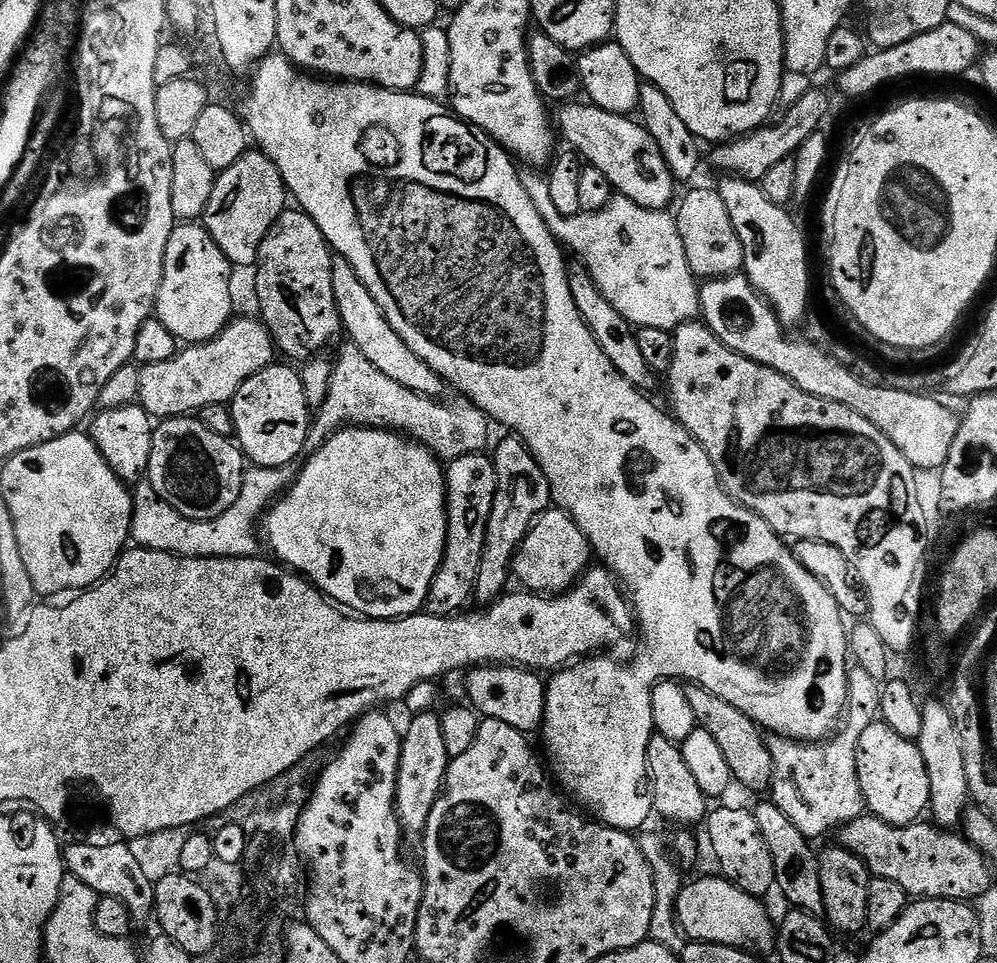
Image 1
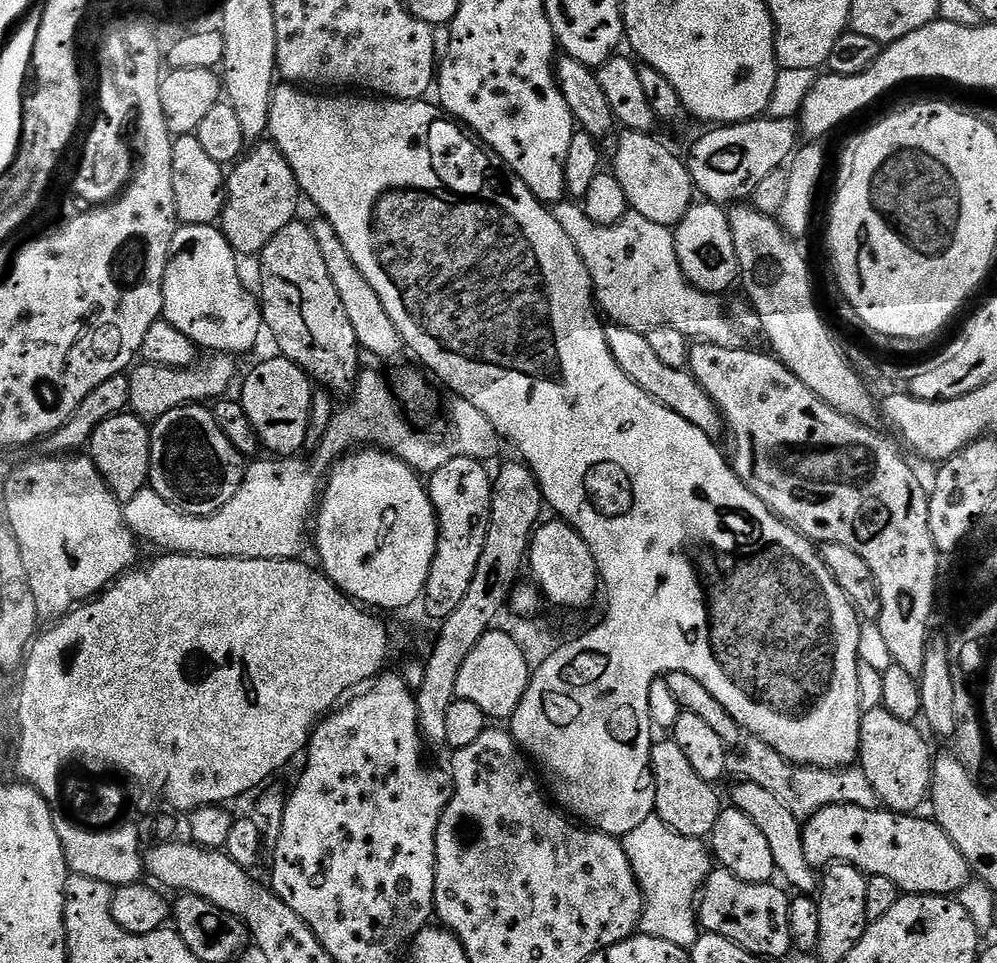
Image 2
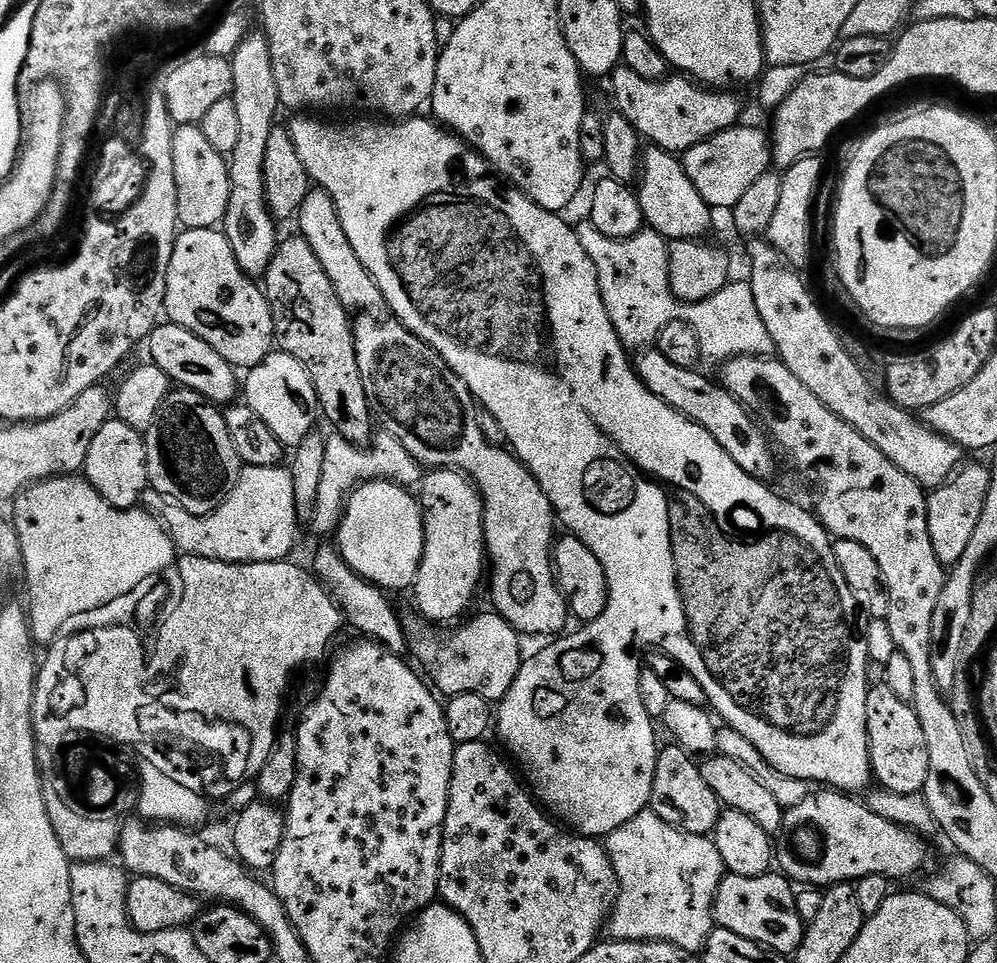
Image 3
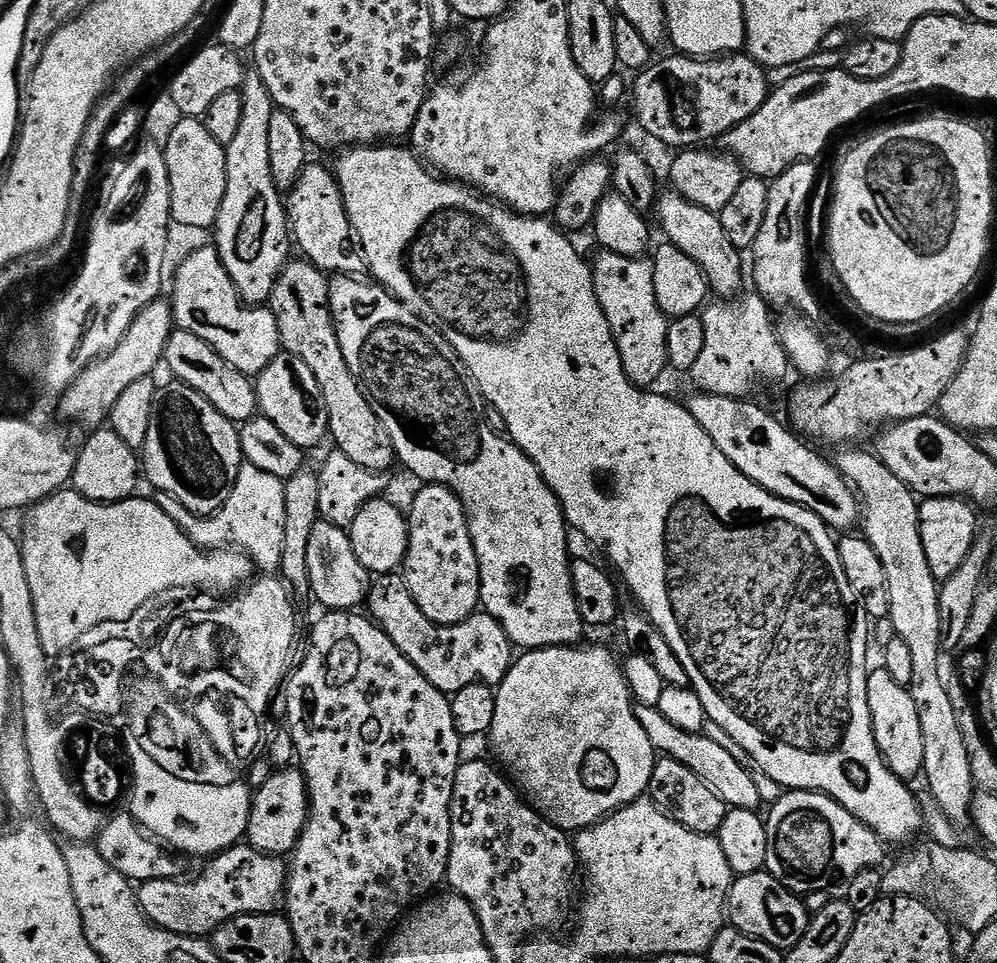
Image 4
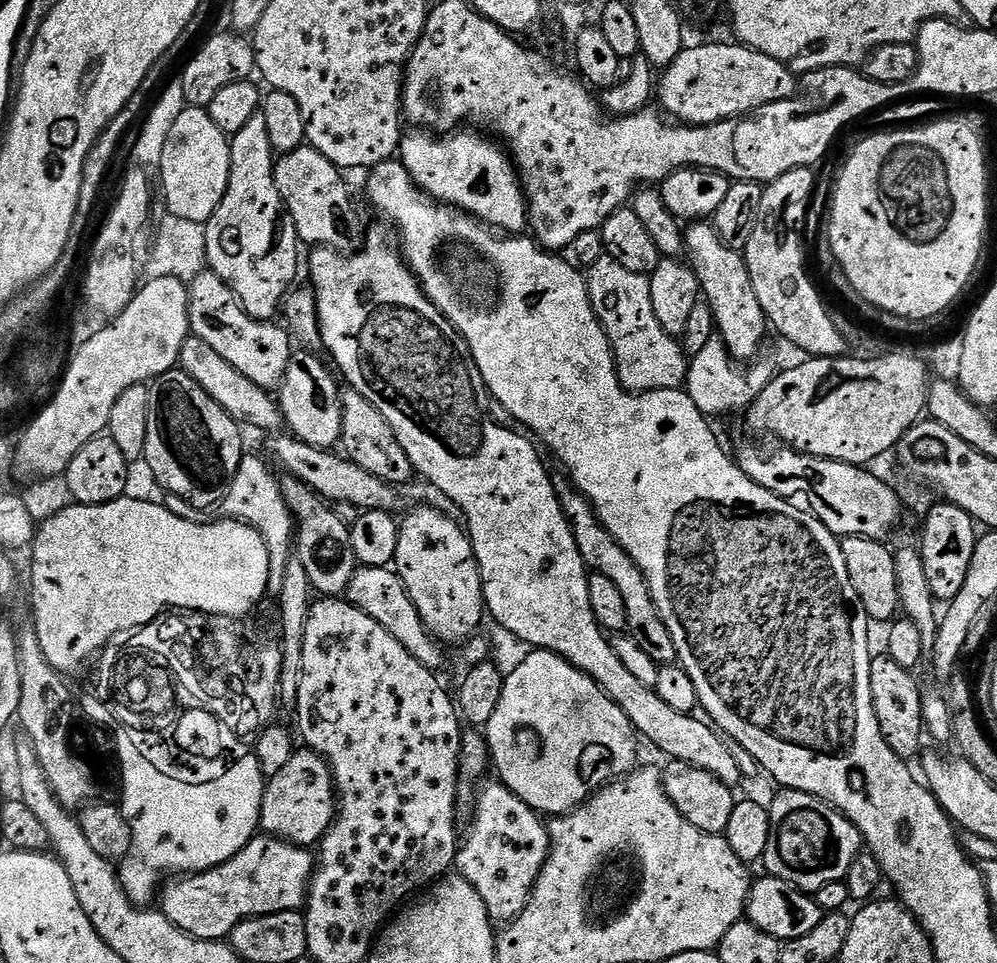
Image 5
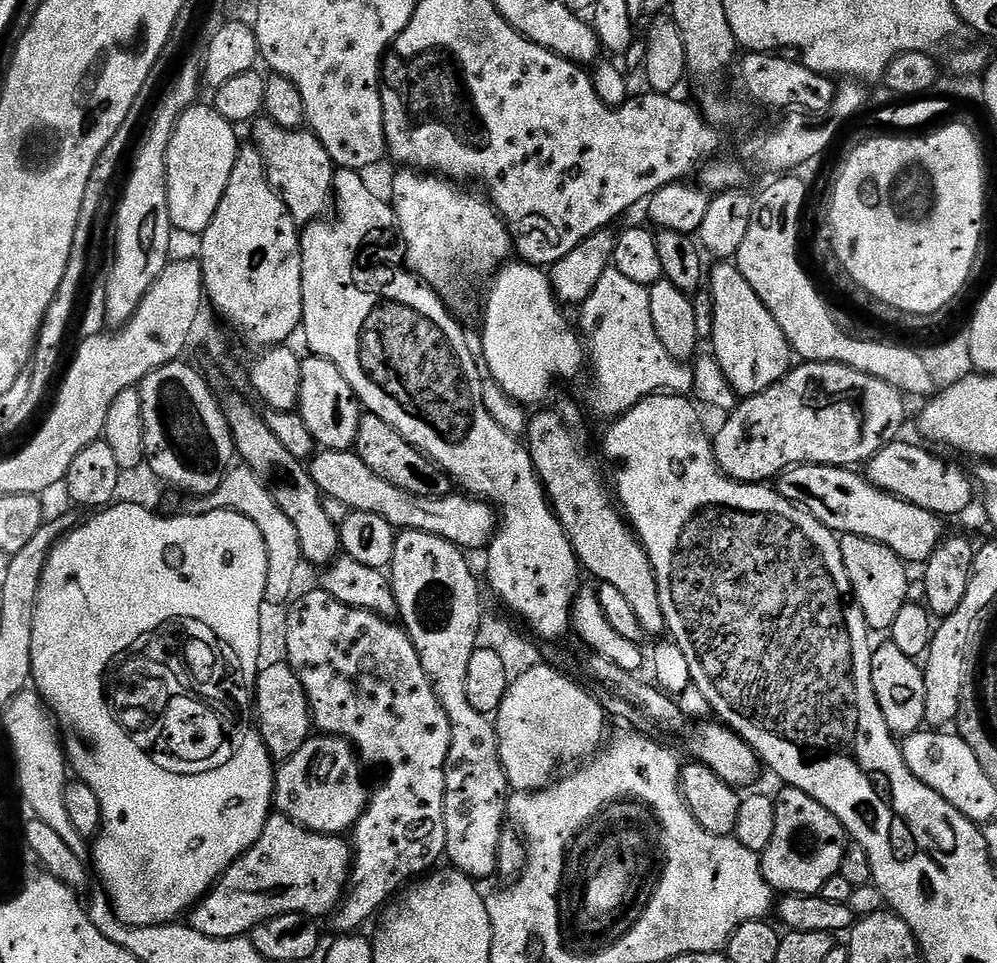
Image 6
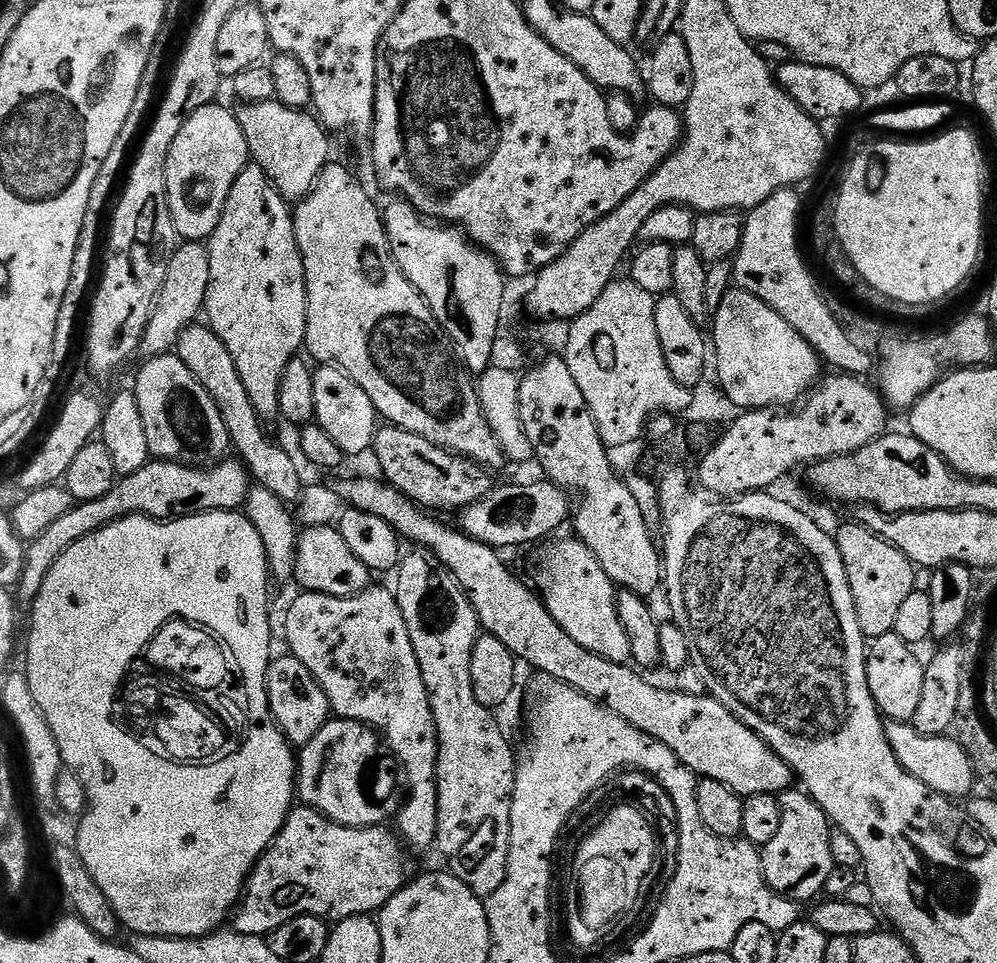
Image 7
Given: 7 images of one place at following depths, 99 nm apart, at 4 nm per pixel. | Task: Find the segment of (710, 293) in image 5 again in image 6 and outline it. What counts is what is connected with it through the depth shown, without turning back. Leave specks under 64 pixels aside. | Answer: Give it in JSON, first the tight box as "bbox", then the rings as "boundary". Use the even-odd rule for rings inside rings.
{"bbox":[710,262,794,397],"boundary":[[[720,262],[715,266],[717,268],[710,272],[710,293],[714,308],[711,355],[716,358],[723,374],[726,374],[737,397],[756,396],[770,385],[777,384],[790,371],[788,359],[793,359],[794,353],[788,347],[786,334],[782,334],[782,326],[774,322],[762,298],[750,290],[750,282],[742,278],[735,263]]]}

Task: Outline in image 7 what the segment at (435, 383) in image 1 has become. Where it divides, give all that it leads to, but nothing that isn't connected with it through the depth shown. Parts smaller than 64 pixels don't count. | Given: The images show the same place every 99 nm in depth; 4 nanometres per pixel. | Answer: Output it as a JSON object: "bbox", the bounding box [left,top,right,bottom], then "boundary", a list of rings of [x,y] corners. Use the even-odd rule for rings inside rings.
{"bbox":[236,99,330,202],"boundary":[[[277,99],[257,104],[241,103],[239,107],[236,112],[236,121],[242,126],[242,134],[246,138],[251,163],[258,165],[266,174],[266,178],[270,178],[270,182],[278,190],[281,198],[289,202],[305,200],[320,181],[322,170],[330,162],[330,156],[328,156],[330,136],[324,125],[311,111],[287,108]]]}

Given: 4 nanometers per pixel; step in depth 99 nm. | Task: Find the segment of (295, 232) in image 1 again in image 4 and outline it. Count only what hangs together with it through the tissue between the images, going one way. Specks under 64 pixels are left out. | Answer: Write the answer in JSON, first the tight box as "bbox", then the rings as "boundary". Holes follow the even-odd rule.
{"bbox":[270,259,394,473],"boundary":[[[305,259],[295,260],[280,271],[270,301],[278,322],[280,347],[302,358],[302,362],[314,370],[314,378],[318,378],[318,386],[322,386],[322,398],[326,398],[328,436],[336,443],[333,444],[335,451],[346,454],[350,462],[366,470],[387,473],[388,467],[394,464],[392,439],[386,434],[386,426],[382,426],[378,414],[374,414],[350,366],[346,366],[346,358],[342,358],[342,346],[328,306],[329,277]]]}

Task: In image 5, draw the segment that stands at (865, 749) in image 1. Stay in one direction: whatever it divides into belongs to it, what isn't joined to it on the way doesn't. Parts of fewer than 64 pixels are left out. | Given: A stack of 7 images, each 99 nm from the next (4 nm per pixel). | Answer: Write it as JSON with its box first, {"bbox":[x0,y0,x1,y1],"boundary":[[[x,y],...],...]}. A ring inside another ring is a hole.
{"bbox":[870,654,926,758],"boundary":[[[886,654],[877,655],[870,666],[870,694],[882,738],[886,738],[890,750],[902,758],[909,758],[916,751],[919,753],[920,739],[926,736],[922,718],[922,687],[912,676],[915,675],[909,669],[898,666],[898,662]]]}

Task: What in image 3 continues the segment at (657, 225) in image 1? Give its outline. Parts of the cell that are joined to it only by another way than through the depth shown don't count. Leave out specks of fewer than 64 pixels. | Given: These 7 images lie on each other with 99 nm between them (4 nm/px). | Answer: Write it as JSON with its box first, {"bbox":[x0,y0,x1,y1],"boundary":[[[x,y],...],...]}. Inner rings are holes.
{"bbox":[576,222,776,367],"boundary":[[[591,222],[579,225],[576,233],[594,262],[594,270],[598,270],[598,286],[602,302],[606,302],[606,314],[610,314],[610,322],[614,322],[614,330],[625,349],[644,350],[655,345],[658,334],[676,316],[677,298],[672,293],[668,273],[669,241],[651,230],[625,240],[606,238],[606,234],[598,234]],[[729,281],[728,285],[710,298],[698,303],[682,301],[685,314],[680,314],[680,321],[689,324],[696,332],[699,342],[700,358],[706,365],[719,367],[734,357],[758,356],[773,357],[776,353],[774,340],[762,321],[762,316],[755,305],[753,288],[749,281]]]}

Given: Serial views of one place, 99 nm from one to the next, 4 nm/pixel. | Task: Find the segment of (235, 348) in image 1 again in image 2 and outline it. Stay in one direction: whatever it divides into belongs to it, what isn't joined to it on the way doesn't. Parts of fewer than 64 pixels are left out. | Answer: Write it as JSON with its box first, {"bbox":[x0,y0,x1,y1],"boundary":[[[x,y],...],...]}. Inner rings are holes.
{"bbox":[128,354,236,422],"boundary":[[[216,354],[208,359],[212,360],[193,368],[167,368],[137,363],[128,376],[130,382],[128,408],[132,415],[145,422],[154,422],[162,418],[162,414],[170,414],[170,410],[183,404],[204,404],[221,399],[236,376],[236,364],[232,361],[235,359],[228,354]]]}

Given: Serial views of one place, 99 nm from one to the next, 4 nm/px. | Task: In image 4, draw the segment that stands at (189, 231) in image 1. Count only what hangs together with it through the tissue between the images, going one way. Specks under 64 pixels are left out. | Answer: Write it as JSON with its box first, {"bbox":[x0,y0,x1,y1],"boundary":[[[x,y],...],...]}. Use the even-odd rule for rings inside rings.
{"bbox":[170,246,280,378],"boundary":[[[215,246],[194,249],[177,266],[176,277],[170,280],[170,288],[171,284],[170,303],[175,327],[198,334],[198,338],[214,346],[214,350],[218,350],[218,354],[222,354],[222,358],[234,366],[234,370],[255,378],[280,355],[278,322],[271,307],[245,305]]]}

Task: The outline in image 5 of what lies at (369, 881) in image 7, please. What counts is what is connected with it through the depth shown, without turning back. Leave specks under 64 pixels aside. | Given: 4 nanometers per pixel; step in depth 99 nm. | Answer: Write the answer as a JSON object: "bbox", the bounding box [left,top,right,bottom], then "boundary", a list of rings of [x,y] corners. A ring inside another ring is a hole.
{"bbox":[158,834,314,942],"boundary":[[[257,834],[225,864],[209,872],[169,879],[172,881],[159,893],[158,908],[178,930],[199,940],[224,942],[231,937],[234,926],[244,920],[303,909],[313,871],[314,856],[309,849],[276,836]]]}

